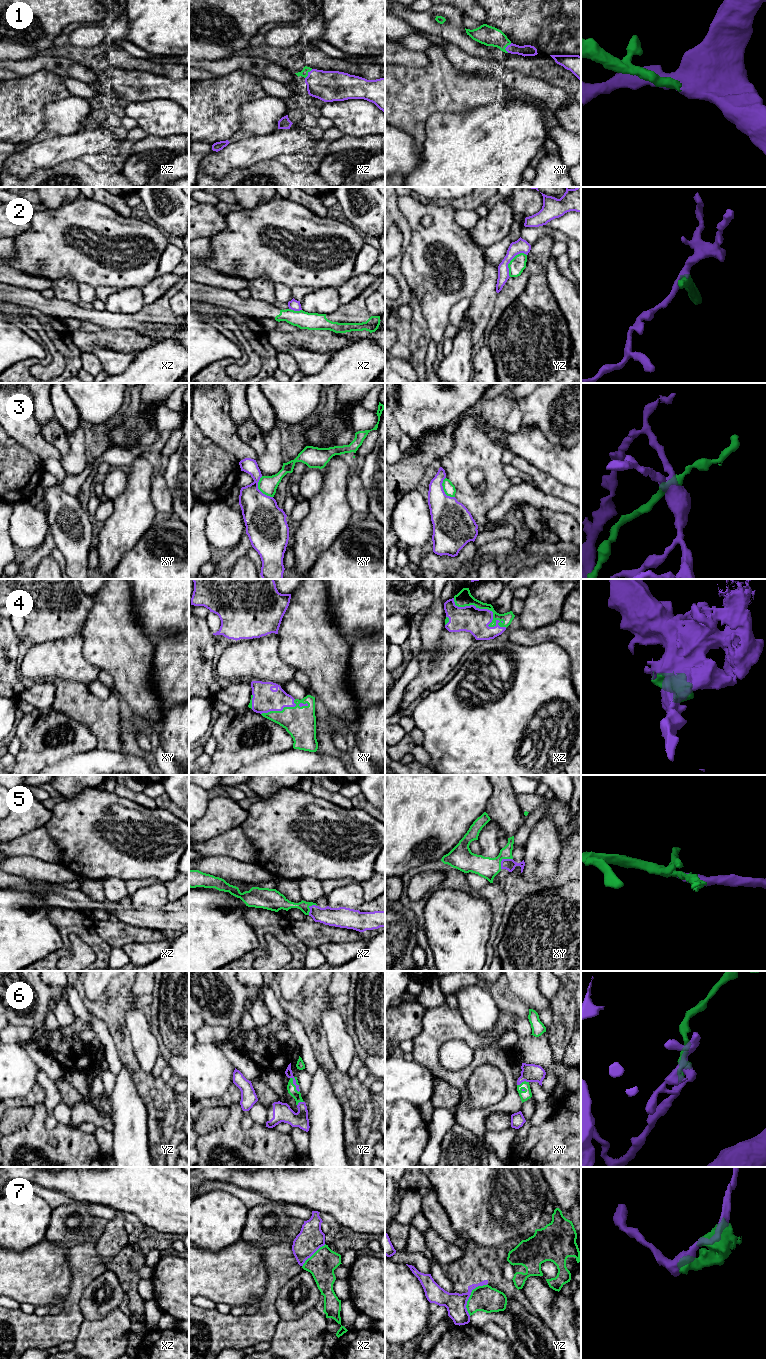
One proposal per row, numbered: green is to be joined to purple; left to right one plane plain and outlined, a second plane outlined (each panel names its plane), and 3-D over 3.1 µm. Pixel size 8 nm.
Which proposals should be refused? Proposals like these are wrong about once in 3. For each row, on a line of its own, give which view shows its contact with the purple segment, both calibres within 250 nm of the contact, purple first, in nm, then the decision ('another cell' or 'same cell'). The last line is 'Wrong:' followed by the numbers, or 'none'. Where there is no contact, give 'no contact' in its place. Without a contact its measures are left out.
1: contact in xy; calibres 100 and 160 nm; same cell
2: contact in yz; calibres 110 and 130 nm; another cell
3: contact in xy; calibres 300 and 150 nm; same cell
4: contact in xz; calibres 200 and 130 nm; same cell
5: contact in xy; calibres 100 and 170 nm; same cell
6: contact in yz; calibres 60 and 70 nm; same cell
7: contact in yz; calibres 160 and 220 nm; another cell
Wrong: 2, 7

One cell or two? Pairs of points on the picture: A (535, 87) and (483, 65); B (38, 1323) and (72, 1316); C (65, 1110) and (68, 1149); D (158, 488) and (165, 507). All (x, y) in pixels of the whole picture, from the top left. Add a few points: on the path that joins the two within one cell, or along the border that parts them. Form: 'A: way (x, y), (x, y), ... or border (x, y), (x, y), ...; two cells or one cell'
A: way (522, 84), (513, 82), (496, 69); one cell
B: way (46, 1323), (64, 1323); one cell
C: border (58, 1123), (68, 1126); two cells
D: way (160, 493), (163, 502); one cell

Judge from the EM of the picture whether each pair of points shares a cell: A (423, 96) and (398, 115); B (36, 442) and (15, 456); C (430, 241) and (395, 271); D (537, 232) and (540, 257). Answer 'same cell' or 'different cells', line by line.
A: same cell
B: different cells
C: different cells
D: different cells

